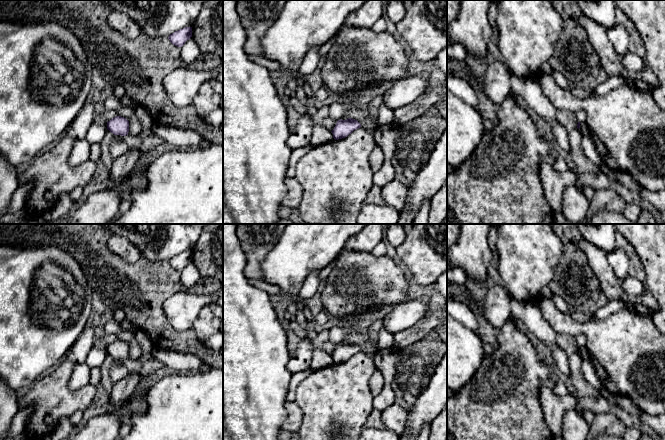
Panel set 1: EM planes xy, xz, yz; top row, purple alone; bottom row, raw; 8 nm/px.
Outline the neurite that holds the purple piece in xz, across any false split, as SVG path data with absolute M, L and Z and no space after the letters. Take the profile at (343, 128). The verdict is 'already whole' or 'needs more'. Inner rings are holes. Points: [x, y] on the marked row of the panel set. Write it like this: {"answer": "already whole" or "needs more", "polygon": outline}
{"answer": "already whole", "polygon": "M352 118L338 120L334 129L331 131L335 140L342 139L351 134L354 130L361 127L361 124Z"}

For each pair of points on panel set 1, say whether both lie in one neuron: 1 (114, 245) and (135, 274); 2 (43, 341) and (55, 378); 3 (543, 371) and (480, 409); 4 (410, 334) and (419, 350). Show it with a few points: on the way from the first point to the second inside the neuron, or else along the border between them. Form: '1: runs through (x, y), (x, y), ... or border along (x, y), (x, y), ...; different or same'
1: border along (106, 246), (129, 262), (136, 262), (141, 257); different
2: border along (64, 355), (58, 363), (33, 383); different
3: runs through (527, 384), (514, 397), (510, 397), (496, 409); same
4: border along (429, 336), (402, 348); different

